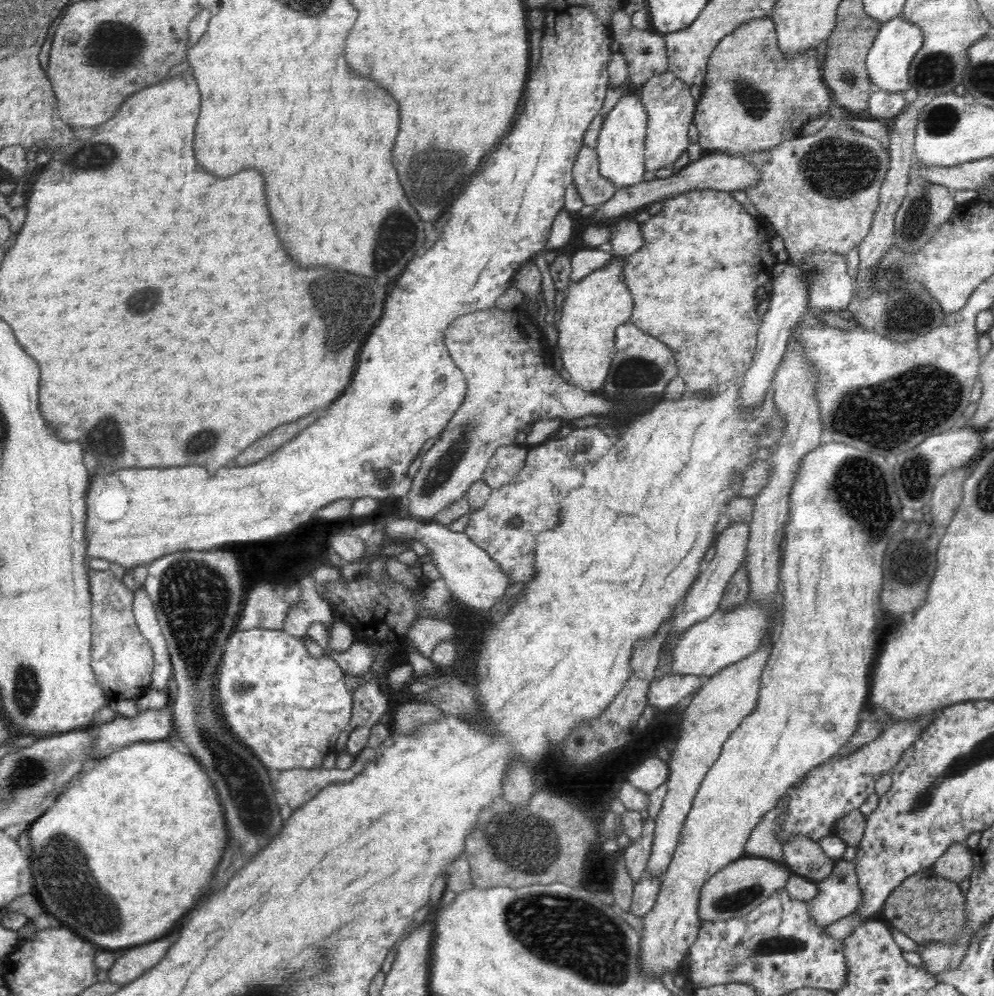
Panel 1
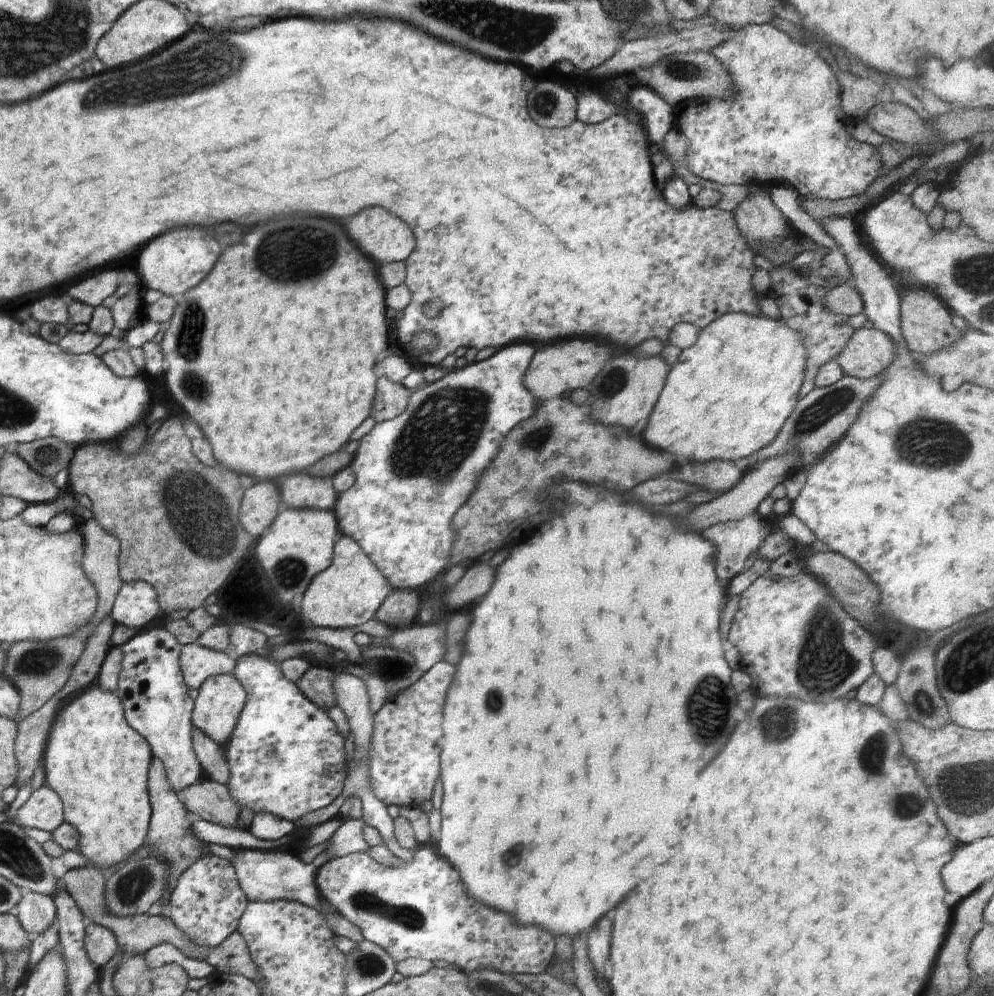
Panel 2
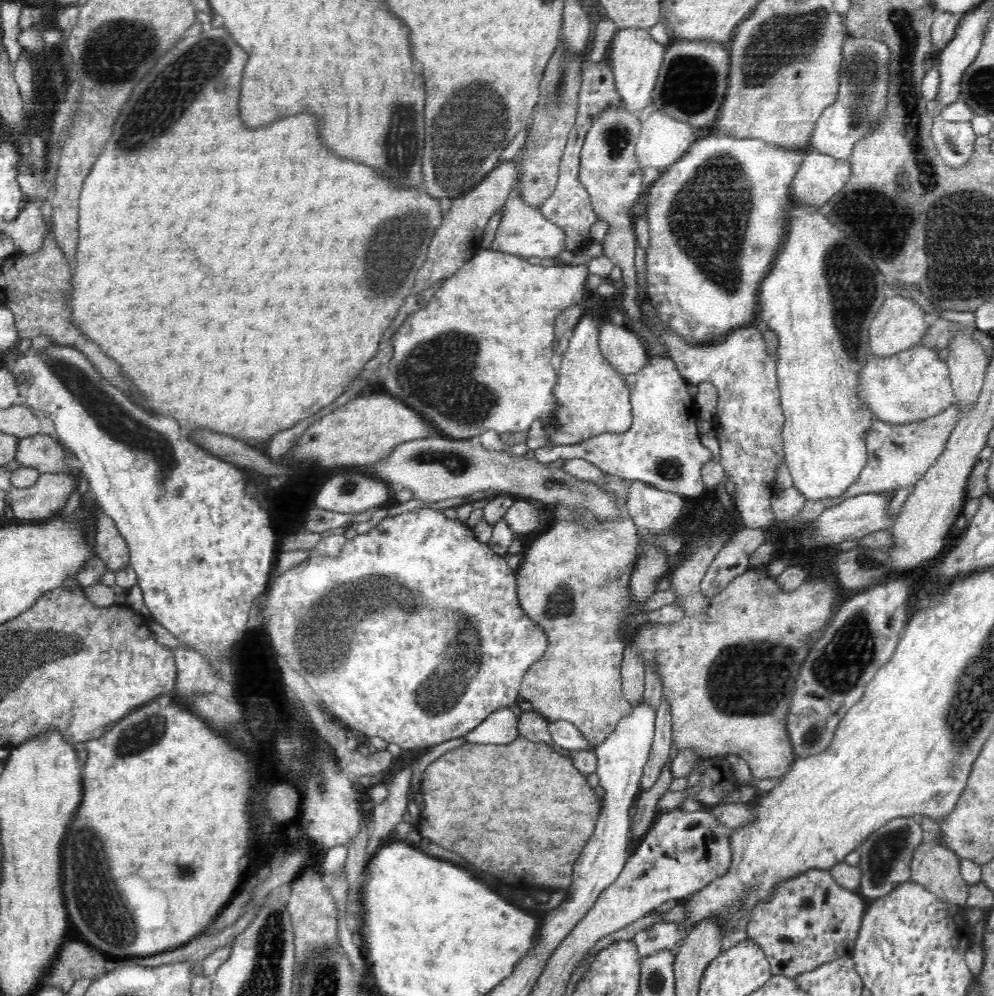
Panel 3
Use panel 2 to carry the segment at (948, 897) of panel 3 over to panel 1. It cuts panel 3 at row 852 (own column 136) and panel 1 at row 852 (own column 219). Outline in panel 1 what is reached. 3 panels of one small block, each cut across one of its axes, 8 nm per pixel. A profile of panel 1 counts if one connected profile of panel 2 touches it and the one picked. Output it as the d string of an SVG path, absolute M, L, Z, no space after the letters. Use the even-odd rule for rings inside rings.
M964 842L950 844L948 850L934 862L931 871L935 875L960 884L973 872L972 849Z

